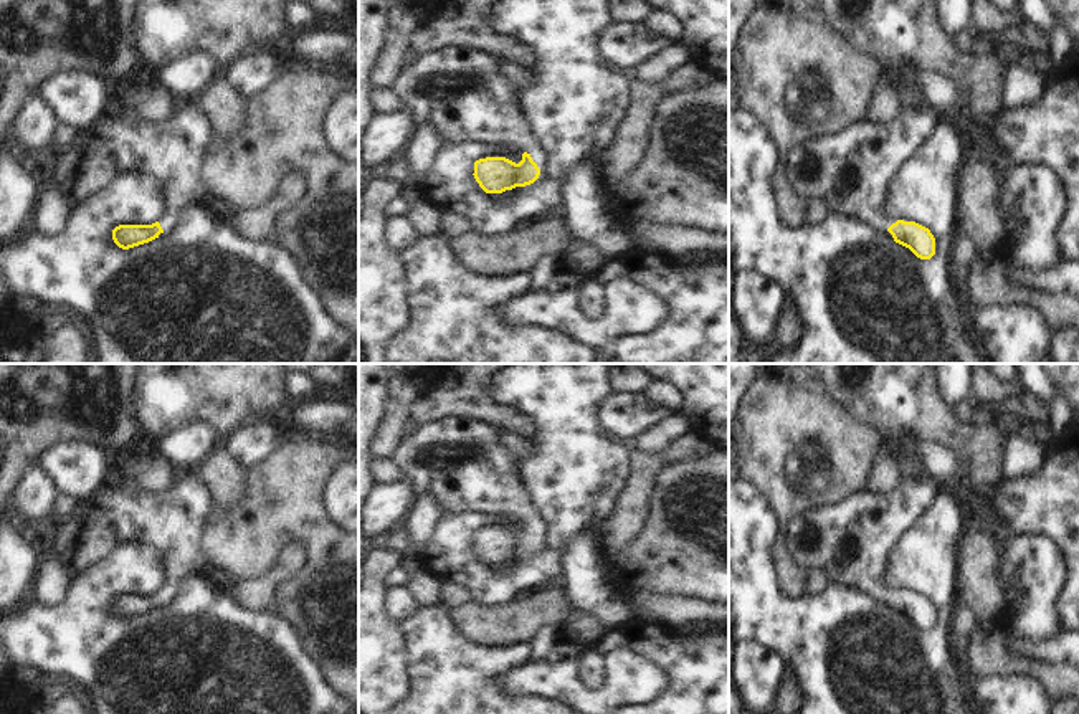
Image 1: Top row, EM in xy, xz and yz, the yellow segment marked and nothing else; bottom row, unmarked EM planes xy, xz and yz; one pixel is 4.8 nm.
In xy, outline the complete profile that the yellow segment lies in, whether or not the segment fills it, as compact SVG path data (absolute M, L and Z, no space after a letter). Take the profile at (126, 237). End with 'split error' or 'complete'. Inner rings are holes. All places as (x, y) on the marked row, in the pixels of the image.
M195 102L175 109L164 122L129 121L117 107L58 152L51 187L59 188L68 207L74 208L124 174L157 178L164 187L162 217L152 225L112 230L114 243L129 250L170 233L180 213L208 195L200 170L212 137L212 124Z | split error

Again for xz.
M446 46L433 53L410 56L392 88L410 111L415 127L431 126L441 144L482 142L511 145L524 152L519 164L506 157L486 157L474 162L473 175L486 193L502 193L534 183L547 155L524 117L519 91L499 66L501 58L482 50Z | split error

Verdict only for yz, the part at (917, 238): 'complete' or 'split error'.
split error

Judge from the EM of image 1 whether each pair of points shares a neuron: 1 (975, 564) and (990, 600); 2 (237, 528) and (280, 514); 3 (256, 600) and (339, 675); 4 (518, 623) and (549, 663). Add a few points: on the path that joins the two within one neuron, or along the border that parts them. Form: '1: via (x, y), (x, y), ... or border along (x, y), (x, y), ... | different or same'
1: via (977, 572), (977, 587), (982, 592) | same
2: via (247, 528), (256, 528), (270, 514) | same
3: border along (276, 589), (271, 610) | different
4: border along (560, 623), (542, 625), (529, 642) | different

